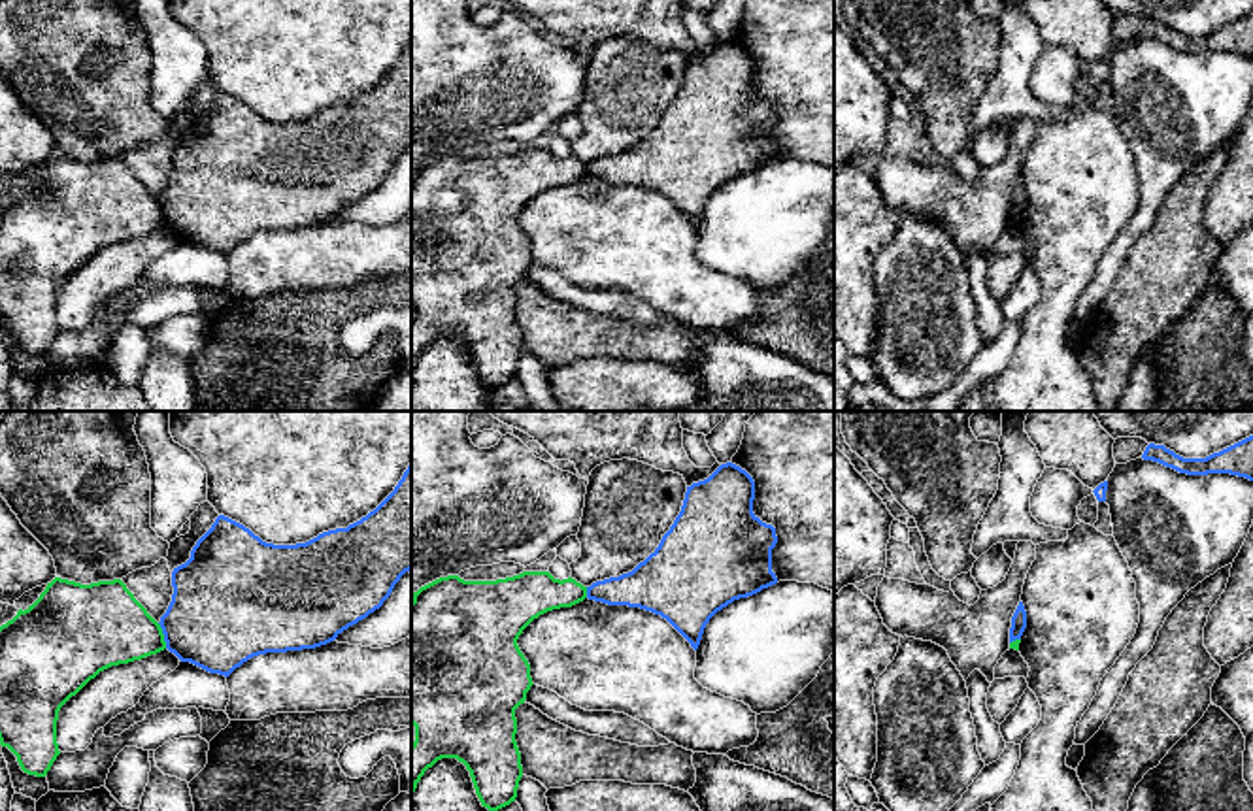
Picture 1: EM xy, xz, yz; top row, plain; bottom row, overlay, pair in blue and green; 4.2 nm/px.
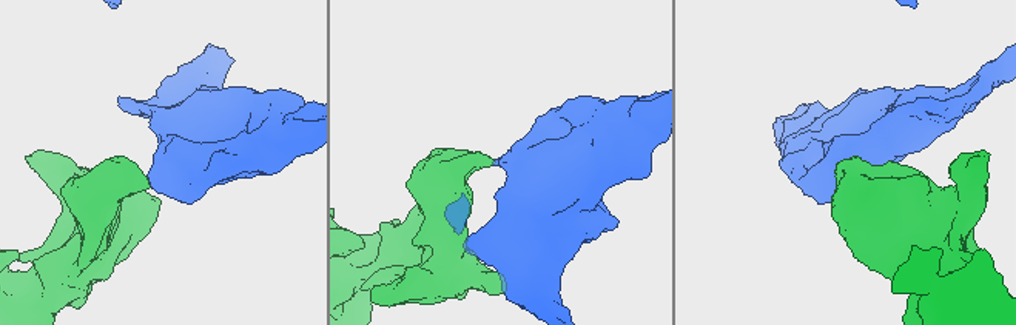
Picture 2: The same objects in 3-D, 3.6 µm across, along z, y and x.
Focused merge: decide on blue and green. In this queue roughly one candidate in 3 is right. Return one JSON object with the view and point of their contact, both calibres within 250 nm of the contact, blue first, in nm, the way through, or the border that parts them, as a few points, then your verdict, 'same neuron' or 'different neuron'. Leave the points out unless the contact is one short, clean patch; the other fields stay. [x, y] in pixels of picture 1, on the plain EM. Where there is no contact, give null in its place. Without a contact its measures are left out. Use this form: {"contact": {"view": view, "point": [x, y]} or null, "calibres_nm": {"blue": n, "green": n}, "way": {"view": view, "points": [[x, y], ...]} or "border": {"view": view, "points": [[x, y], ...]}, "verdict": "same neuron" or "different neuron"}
{"contact": {"view": "xy", "point": [165, 214]}, "calibres_nm": {"blue": 440, "green": 340}, "border": {"view": "xy", "points": [[157, 200], [167, 225]]}, "verdict": "different neuron"}

